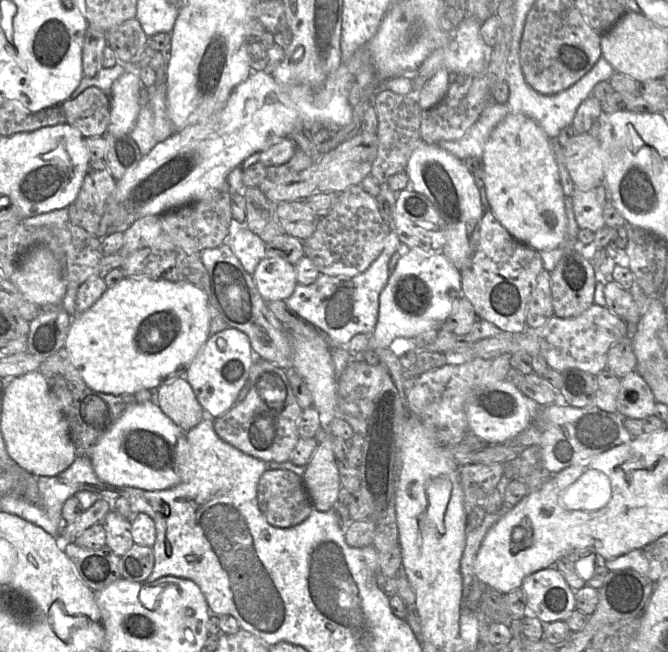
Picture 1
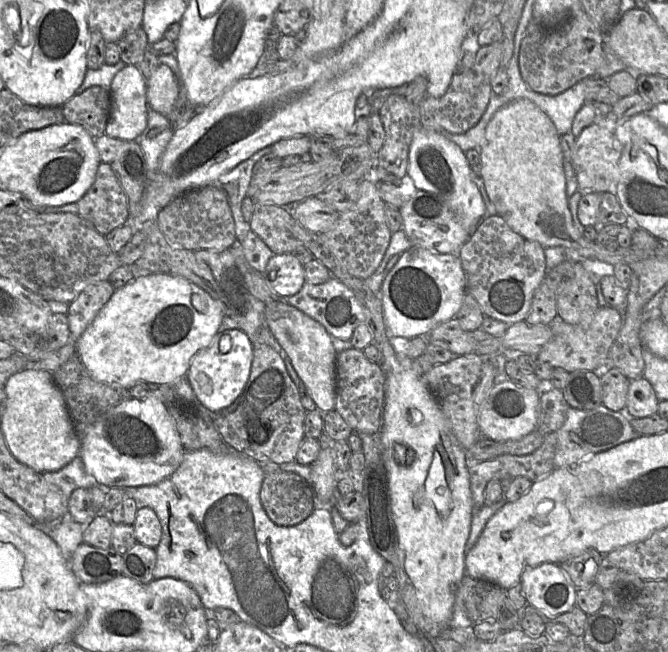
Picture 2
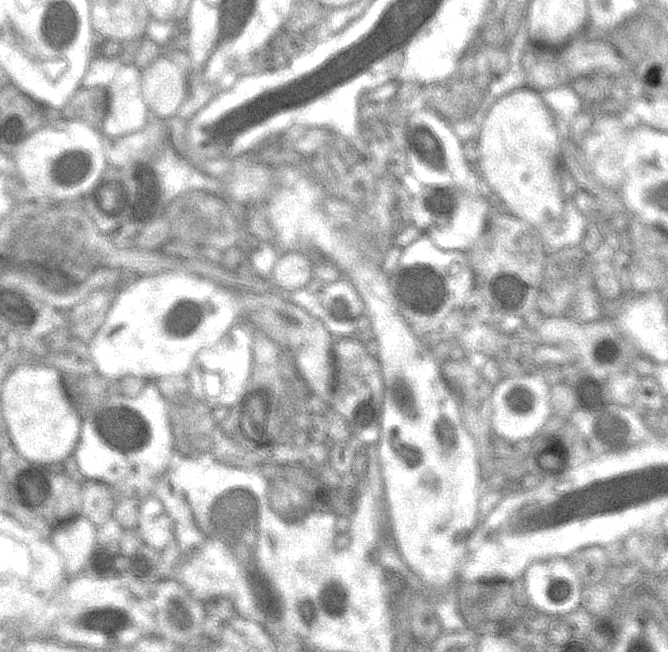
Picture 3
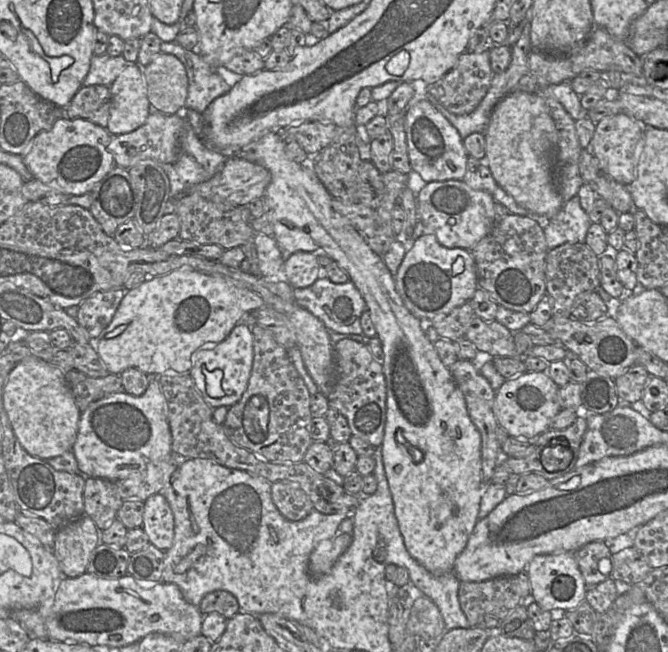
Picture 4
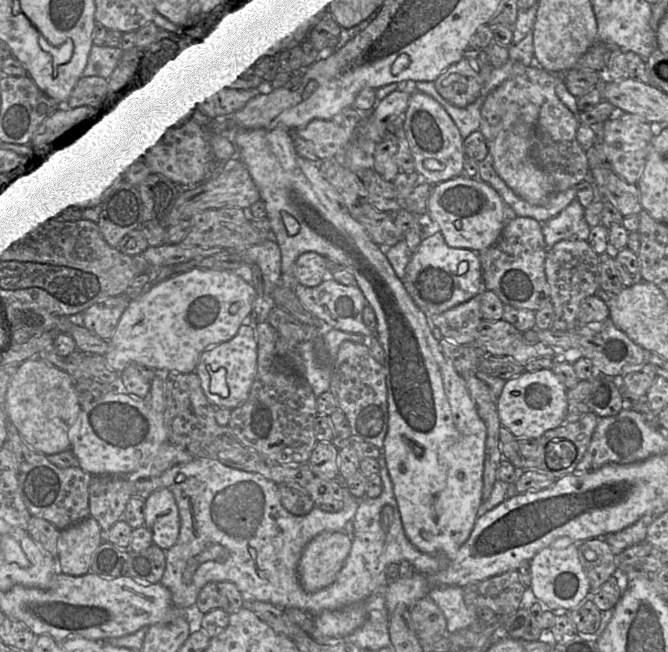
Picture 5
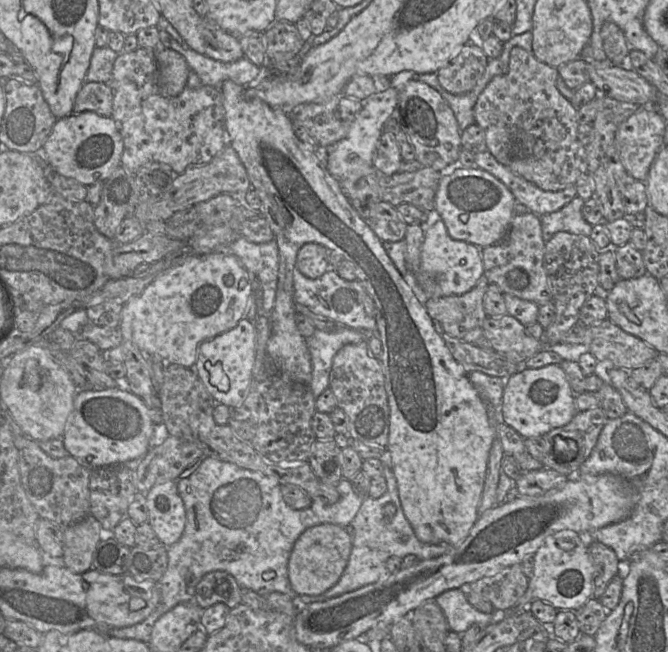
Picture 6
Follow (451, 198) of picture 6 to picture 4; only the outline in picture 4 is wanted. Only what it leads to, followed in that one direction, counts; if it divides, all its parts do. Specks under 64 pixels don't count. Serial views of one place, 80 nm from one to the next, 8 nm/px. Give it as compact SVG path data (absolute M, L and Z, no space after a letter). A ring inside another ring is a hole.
M463 180L426 183L415 196L418 221L431 227L437 241L446 248L471 250L488 235L497 222L495 200L486 191L474 190Z

